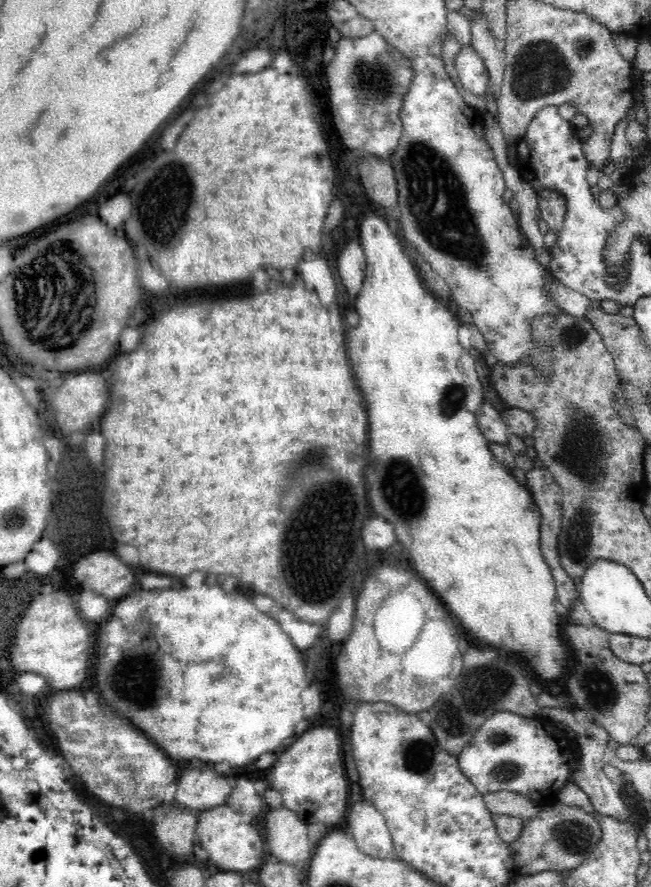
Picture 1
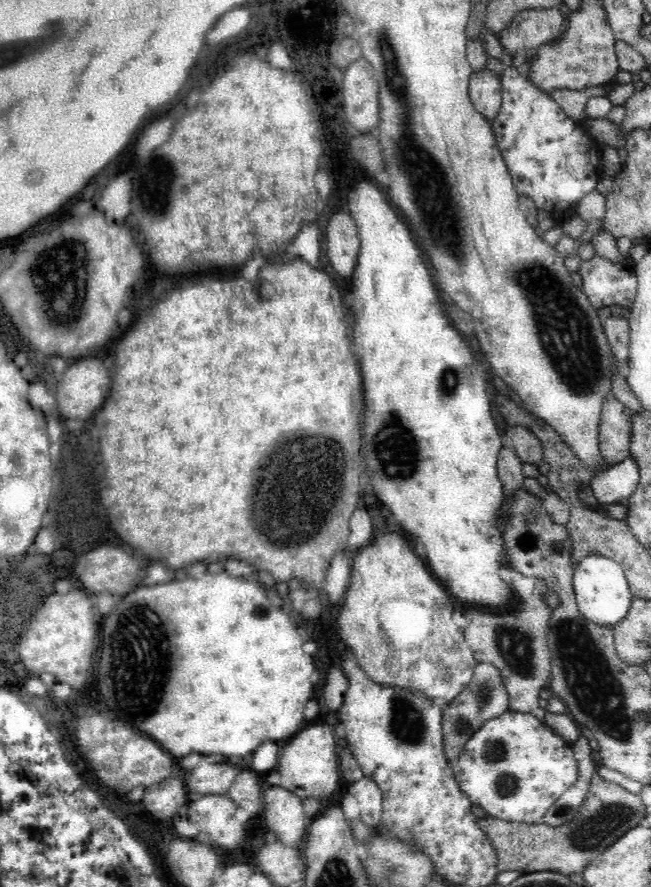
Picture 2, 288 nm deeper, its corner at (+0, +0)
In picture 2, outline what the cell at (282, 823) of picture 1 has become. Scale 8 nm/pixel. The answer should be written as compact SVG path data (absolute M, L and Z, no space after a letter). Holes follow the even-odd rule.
M272 786L272 788L264 790L264 820L266 820L268 830L272 830L270 838L280 840L284 846L290 846L290 848L298 846L298 842L306 834L306 824L304 824L306 814L302 810L302 798L298 798L284 786Z

